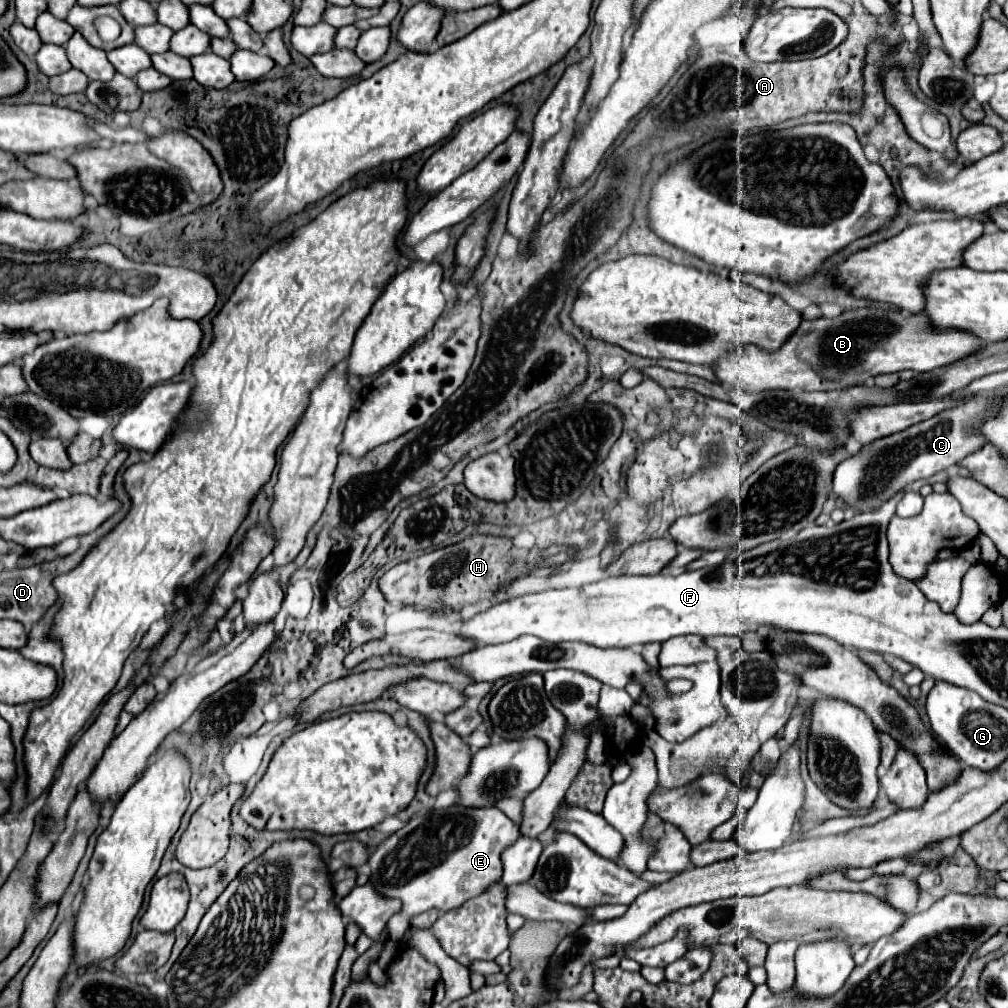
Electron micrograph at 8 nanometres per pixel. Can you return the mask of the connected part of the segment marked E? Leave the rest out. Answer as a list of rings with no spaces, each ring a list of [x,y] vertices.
[[[451,806],[411,818],[405,828],[389,836],[369,858],[369,882],[383,896],[399,898],[403,902],[403,910],[387,924],[391,940],[401,940],[405,936],[411,916],[431,908],[439,908],[441,912],[459,908],[469,898],[487,890],[489,884],[501,880],[501,850],[519,836],[519,826],[495,806]]]

